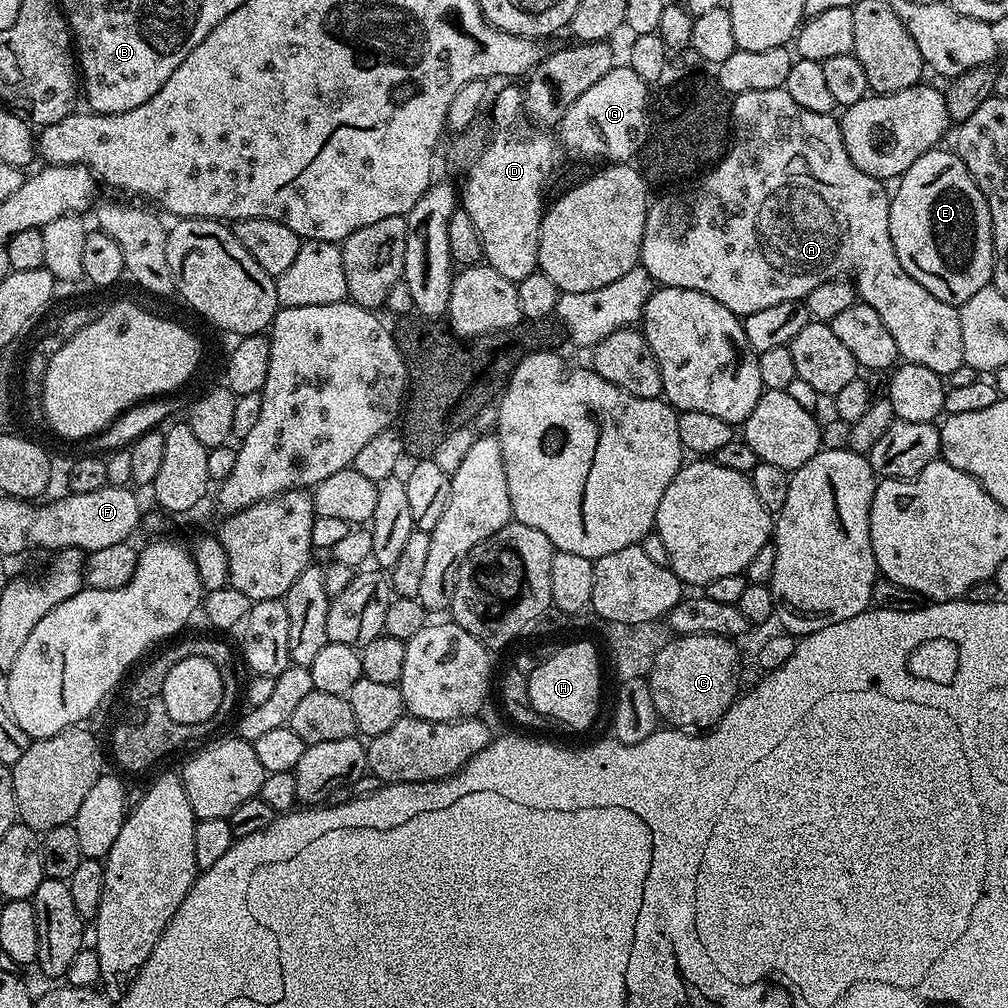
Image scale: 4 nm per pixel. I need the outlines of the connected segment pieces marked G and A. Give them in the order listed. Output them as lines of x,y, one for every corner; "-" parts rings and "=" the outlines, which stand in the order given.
614,66
606,74
606,78
598,78
586,94
582,94
565,110
564,117
558,125
558,140
565,149
568,148
576,156
585,156
592,160
597,156
600,162
628,162
643,149
648,139
648,122
650,119
650,88
634,70
627,66
=
783,87
774,90
750,90
746,94
738,94
730,104
730,143
715,167
705,171
699,177
698,183
700,183
700,192
680,192
677,196
660,196
657,200
655,197
649,203
646,230
642,234
639,267
651,274
657,285
665,288
698,290
702,294
710,294
710,298
714,298
714,302
722,302
722,306
726,306
726,310
743,318
758,310
766,310
766,306
778,306
787,300
803,301
804,297
810,294
810,290
814,290
814,286
822,286
822,282
827,280
839,280
853,276
857,297
874,310
878,310
878,318
882,318
886,330
890,330
890,334
894,334
894,343
900,351
901,361
926,366
934,374
943,378
948,378
951,372
962,368
964,351
962,350
962,326
957,305
947,304
934,298
934,294
930,294
930,290
926,290
926,286
914,282
914,278
910,278
910,274
906,274
906,270
902,270
902,262
898,262
898,254
894,250
894,242
890,238
889,189
884,189
887,187
876,177
858,170
858,166
854,166
854,162
850,162
850,154
846,154
846,146
842,142
840,122
835,115
806,110
802,106
798,106
798,102
794,102
794,98
790,98
790,94

